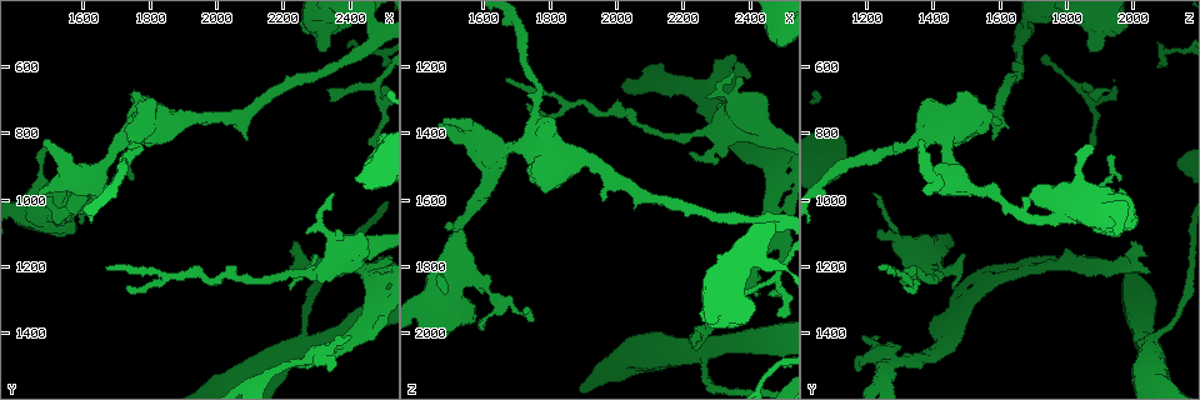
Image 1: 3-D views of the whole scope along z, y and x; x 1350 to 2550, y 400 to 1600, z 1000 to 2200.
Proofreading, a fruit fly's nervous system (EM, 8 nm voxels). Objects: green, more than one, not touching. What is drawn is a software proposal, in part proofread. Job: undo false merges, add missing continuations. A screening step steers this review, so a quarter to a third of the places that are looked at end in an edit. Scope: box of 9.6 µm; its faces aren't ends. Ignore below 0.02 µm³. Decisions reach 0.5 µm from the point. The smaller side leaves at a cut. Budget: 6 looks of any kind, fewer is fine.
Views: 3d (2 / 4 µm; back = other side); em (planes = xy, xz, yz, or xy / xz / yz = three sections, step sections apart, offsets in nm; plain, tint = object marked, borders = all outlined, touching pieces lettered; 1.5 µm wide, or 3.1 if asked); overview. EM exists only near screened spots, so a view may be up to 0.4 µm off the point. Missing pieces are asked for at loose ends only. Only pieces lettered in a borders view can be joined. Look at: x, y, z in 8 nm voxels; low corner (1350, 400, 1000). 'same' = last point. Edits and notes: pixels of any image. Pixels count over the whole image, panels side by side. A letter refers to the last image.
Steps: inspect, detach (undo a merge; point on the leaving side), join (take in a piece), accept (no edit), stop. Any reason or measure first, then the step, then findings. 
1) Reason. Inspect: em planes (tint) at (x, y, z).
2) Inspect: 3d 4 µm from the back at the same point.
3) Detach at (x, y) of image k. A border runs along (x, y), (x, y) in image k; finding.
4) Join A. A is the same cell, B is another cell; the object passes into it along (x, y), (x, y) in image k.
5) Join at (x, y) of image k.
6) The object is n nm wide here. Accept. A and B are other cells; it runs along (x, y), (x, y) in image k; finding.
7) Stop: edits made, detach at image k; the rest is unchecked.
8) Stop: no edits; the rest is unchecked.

Branch stops here. Inspect: em xy step 4 (tint) at (2340, 1510, 1170).

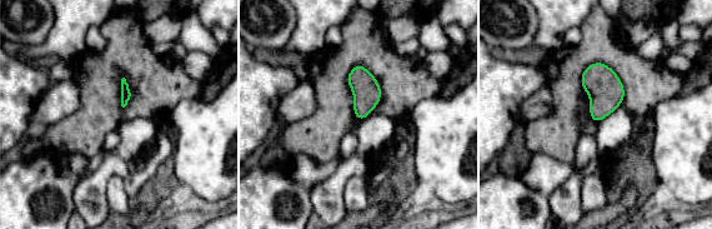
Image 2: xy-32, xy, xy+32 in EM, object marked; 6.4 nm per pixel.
Inspect: em planes (borders) at the same point.

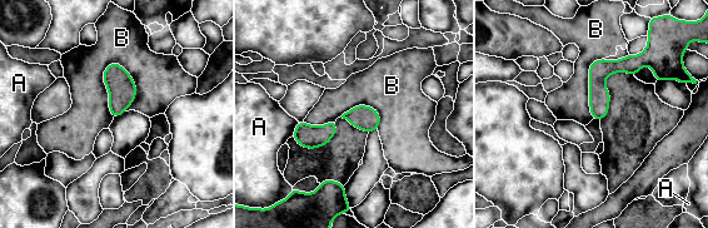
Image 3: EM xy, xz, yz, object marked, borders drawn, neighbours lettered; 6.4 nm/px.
Accept. A and B are other cells; none of them fits.

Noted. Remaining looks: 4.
Stops while still wide. Inspect: 3d 4 µm at (1470, 980, 1380).

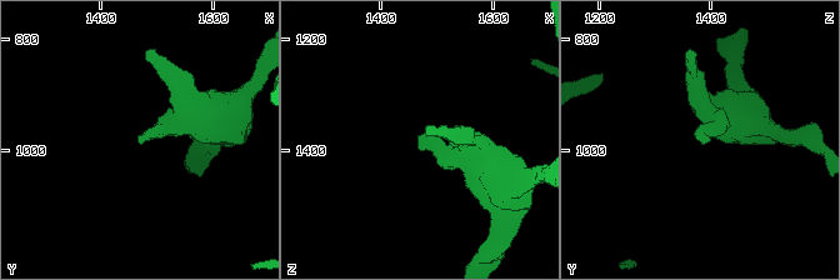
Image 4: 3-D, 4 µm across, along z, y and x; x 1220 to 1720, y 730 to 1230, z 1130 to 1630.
Now the EM. Inspect: em xz step 4 (borders) at (1475, 980, 1370).

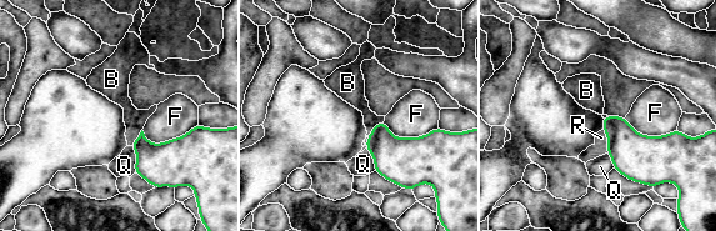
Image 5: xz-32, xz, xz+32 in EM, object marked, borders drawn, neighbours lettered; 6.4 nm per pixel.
Cut it another way. Inspect: em planes (borders) at the same point.

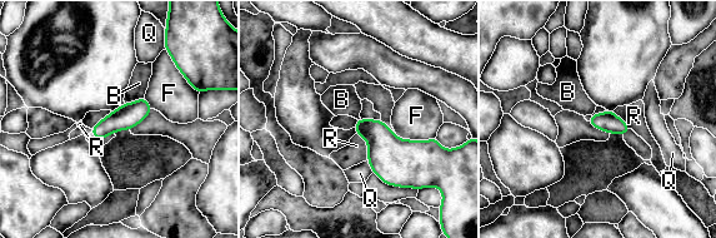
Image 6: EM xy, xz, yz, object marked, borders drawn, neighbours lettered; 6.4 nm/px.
The longest contact is with F, 200 nm. Accept. B, F, Q and R are other cells; none of them fits.

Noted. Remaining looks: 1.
Stop: no edits; the rest is unchecked.

